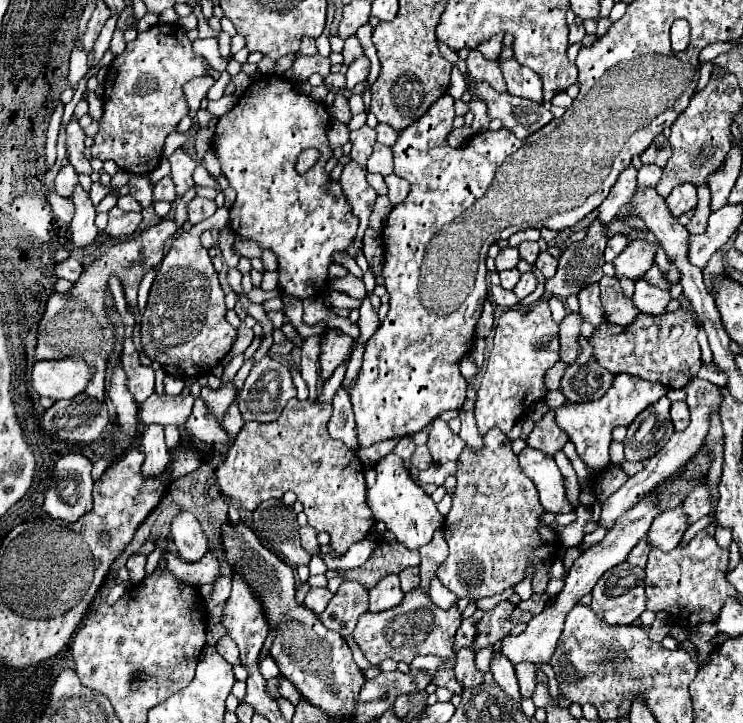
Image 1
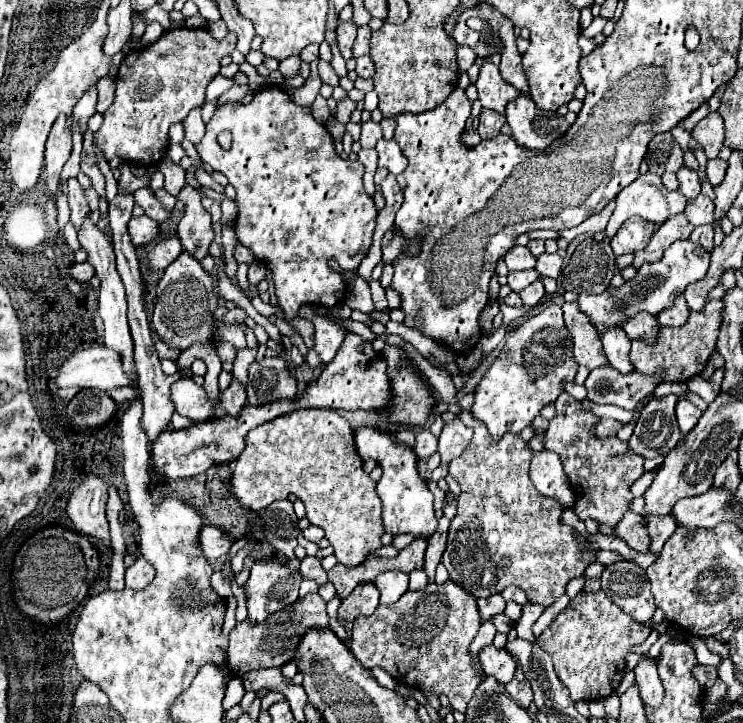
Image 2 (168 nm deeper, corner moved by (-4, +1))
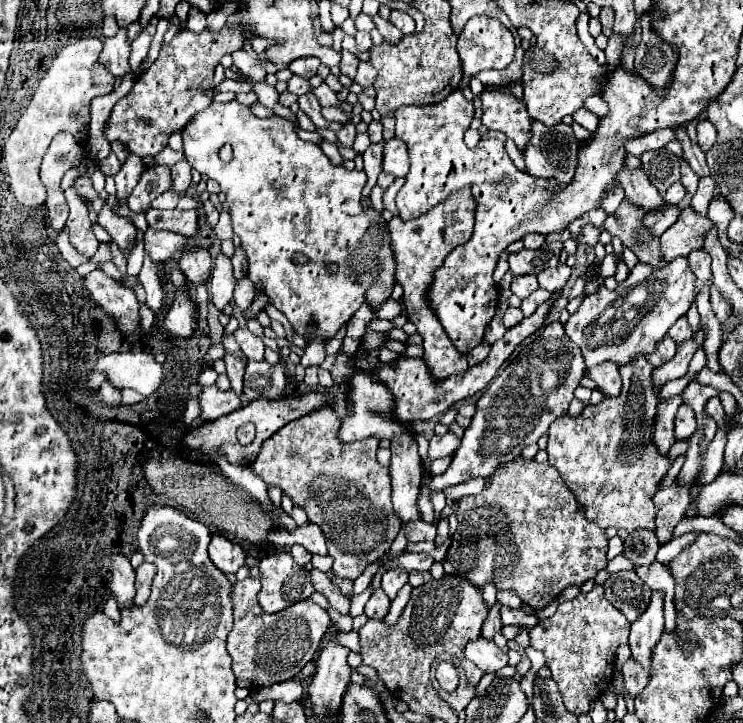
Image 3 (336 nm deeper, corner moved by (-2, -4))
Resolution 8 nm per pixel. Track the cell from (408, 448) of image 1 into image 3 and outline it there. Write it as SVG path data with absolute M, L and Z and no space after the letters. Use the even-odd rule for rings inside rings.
M447 433L443 437L439 435L433 435L429 439L429 459L439 459L439 457L447 457L447 455L453 455L453 451L459 447L459 439L453 435L453 433Z

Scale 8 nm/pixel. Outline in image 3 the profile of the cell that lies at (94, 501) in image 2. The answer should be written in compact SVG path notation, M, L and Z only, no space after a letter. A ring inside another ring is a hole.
M109 553L111 561L111 593L117 597L119 607L133 605L135 571L123 553Z

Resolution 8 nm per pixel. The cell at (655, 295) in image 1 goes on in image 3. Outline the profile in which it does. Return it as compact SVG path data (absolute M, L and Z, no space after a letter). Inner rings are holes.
M685 315L677 319L677 323L671 327L669 335L675 339L675 343L683 343L683 341L691 339L693 333L691 333L691 329L689 329L689 323L687 323L687 317L685 317Z

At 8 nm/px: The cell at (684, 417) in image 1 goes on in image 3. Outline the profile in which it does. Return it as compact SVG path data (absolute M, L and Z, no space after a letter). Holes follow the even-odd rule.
M681 405L675 415L675 437L677 439L689 439L697 429L697 417L691 407Z

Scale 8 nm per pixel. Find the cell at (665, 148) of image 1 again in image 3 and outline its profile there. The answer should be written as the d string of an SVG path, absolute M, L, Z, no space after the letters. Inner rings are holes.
M655 149L655 151L645 151L641 155L641 163L643 163L643 171L649 175L651 183L659 189L659 193L663 195L663 191L667 191L667 187L675 181L679 181L679 157L675 157L673 153L669 153L667 149Z

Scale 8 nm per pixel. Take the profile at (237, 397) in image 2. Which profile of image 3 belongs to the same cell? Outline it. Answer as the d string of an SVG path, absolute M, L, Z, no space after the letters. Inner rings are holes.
M225 355L223 357L225 367L227 367L227 377L231 381L231 389L241 397L243 395L243 373L245 373L245 363L237 355Z

